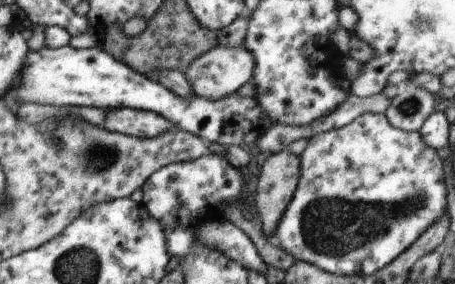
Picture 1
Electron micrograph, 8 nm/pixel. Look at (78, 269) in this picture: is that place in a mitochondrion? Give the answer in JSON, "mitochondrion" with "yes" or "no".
{"mitochondrion":"yes"}

